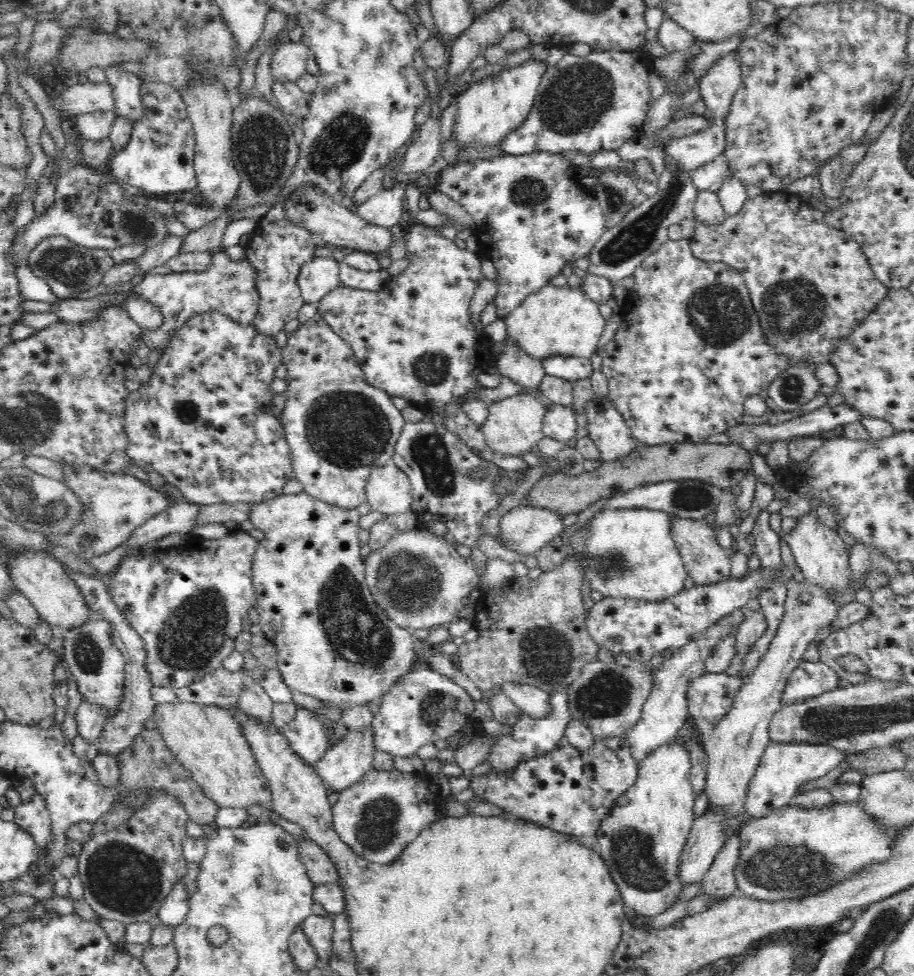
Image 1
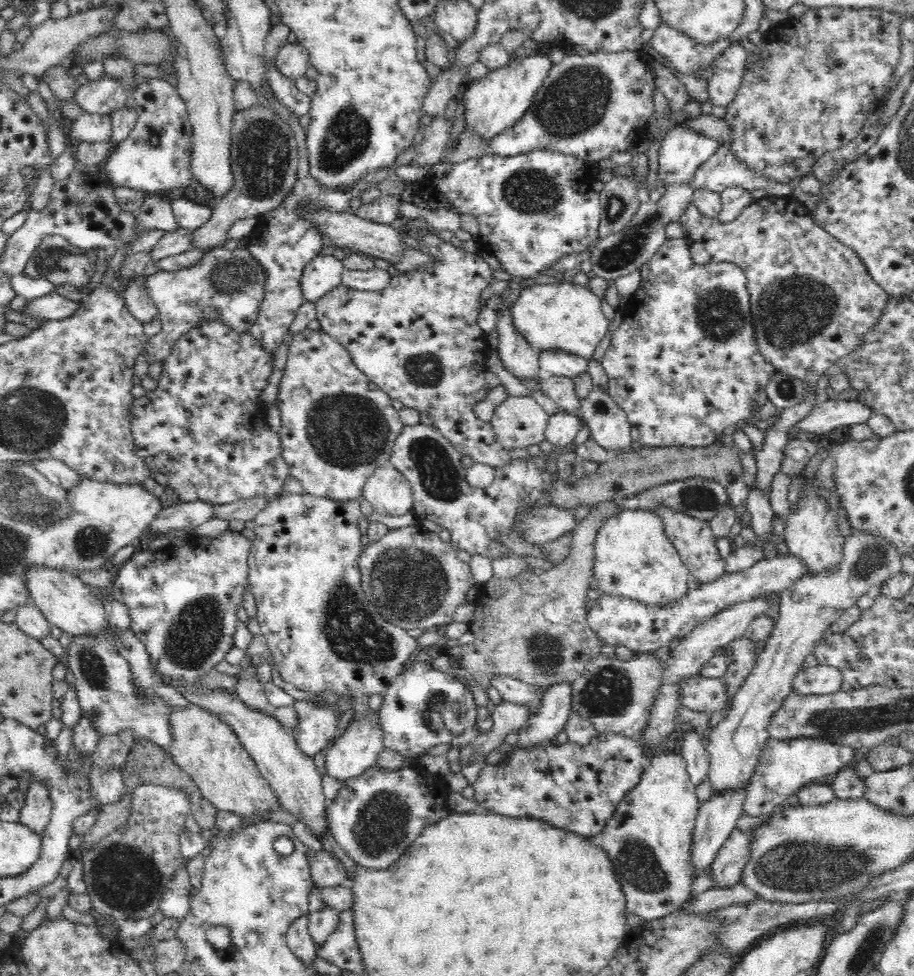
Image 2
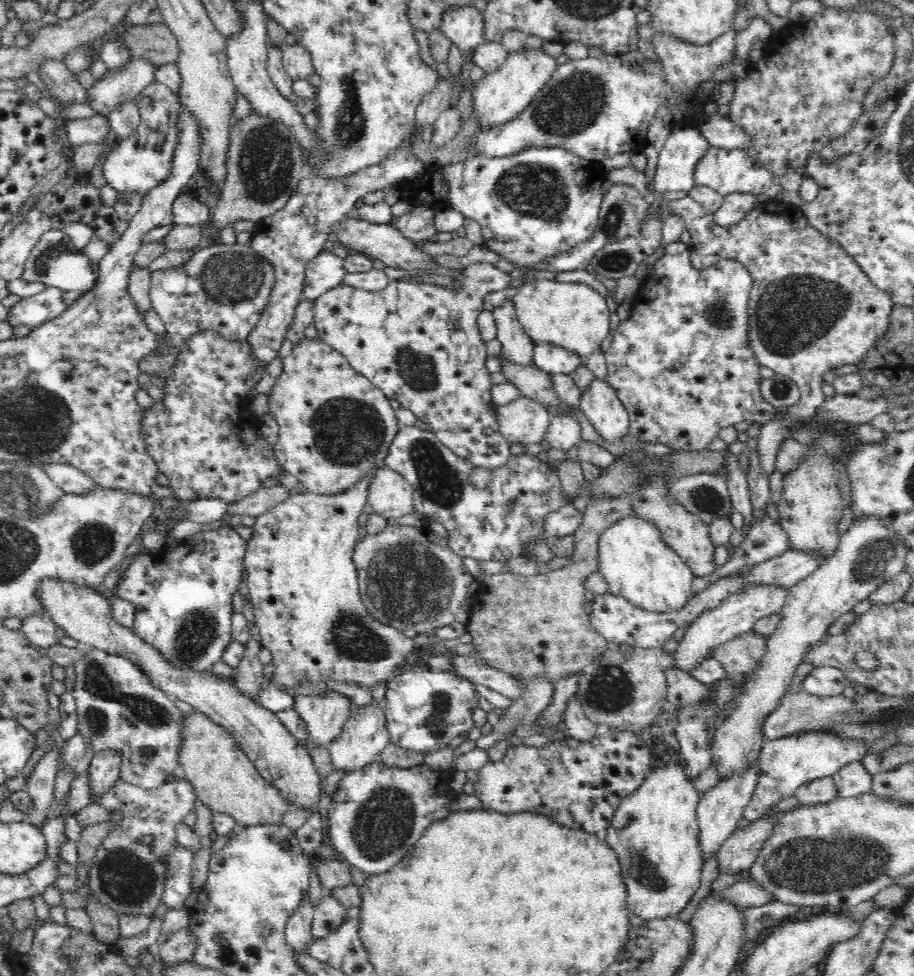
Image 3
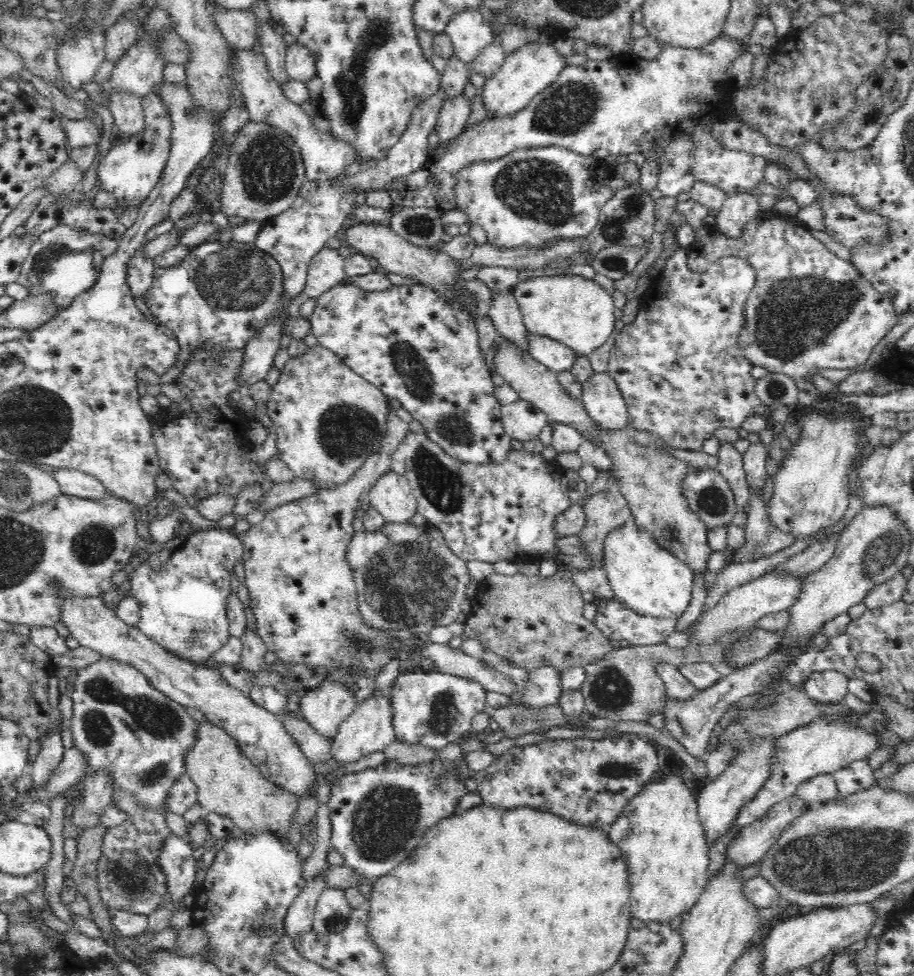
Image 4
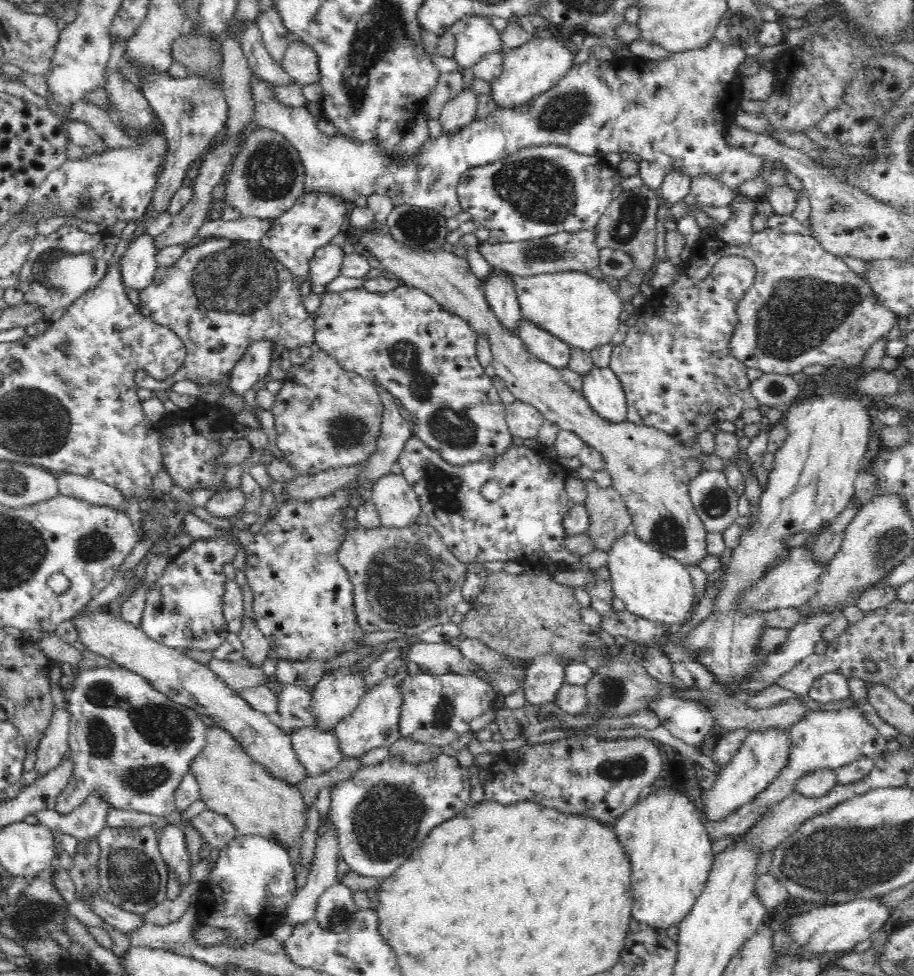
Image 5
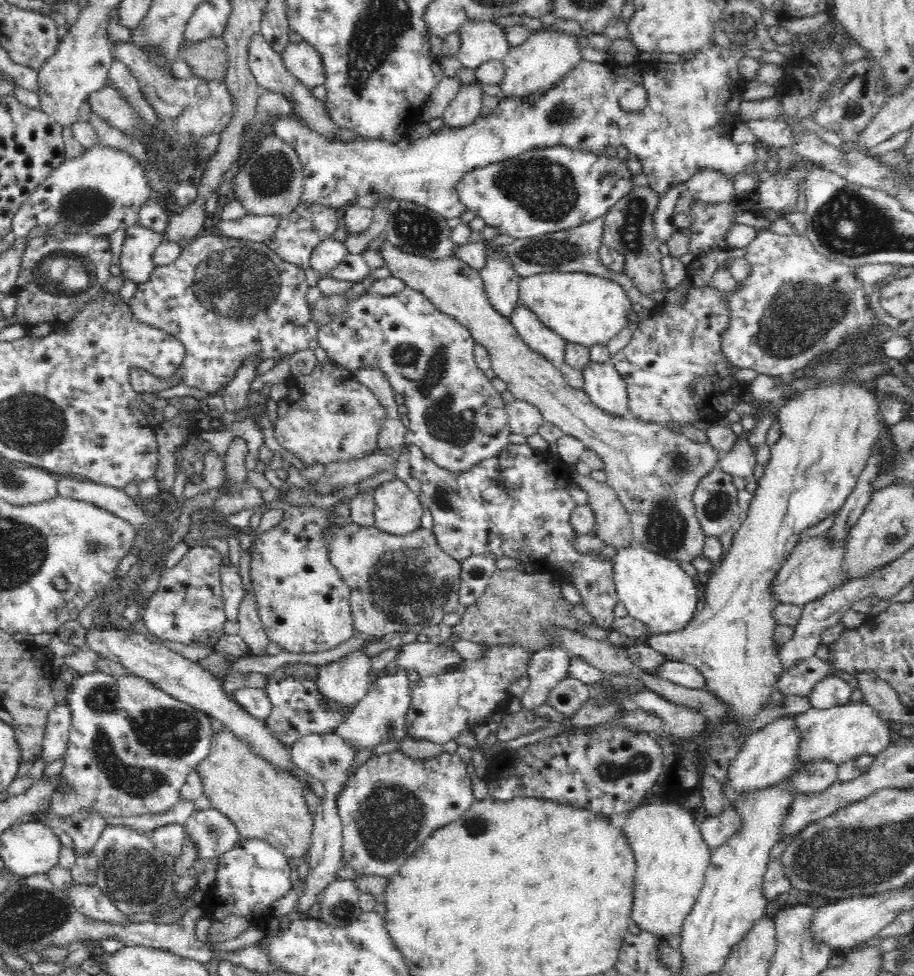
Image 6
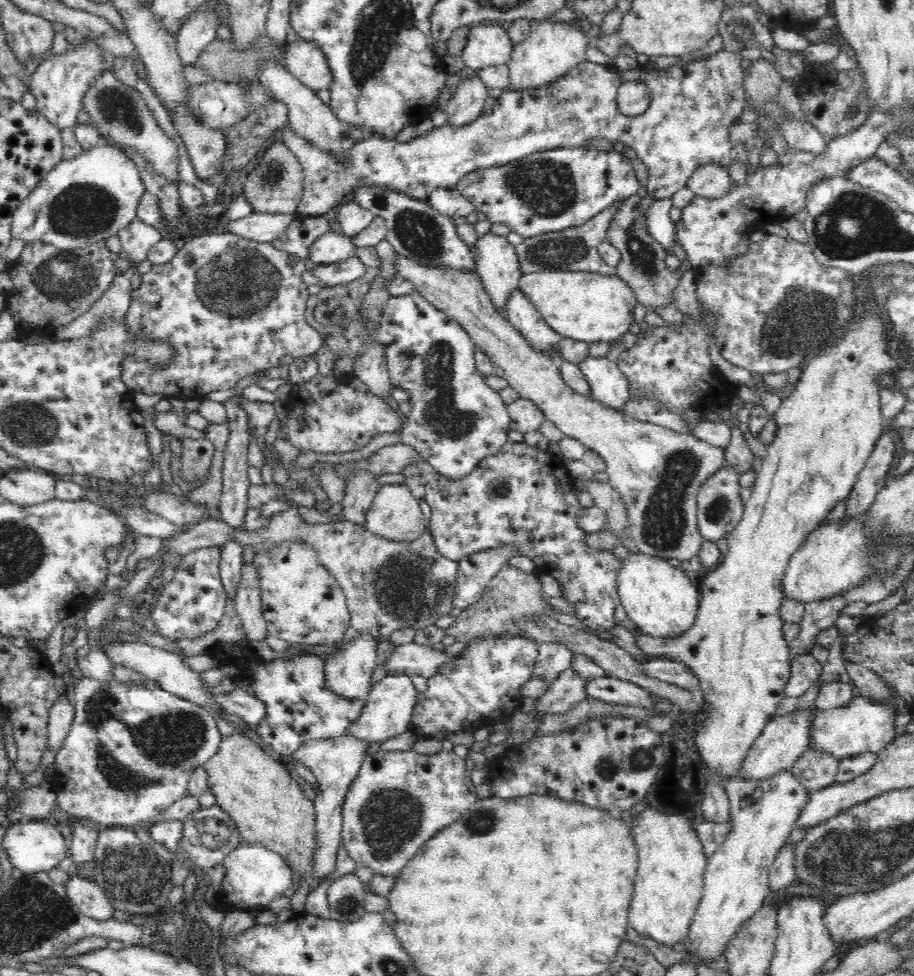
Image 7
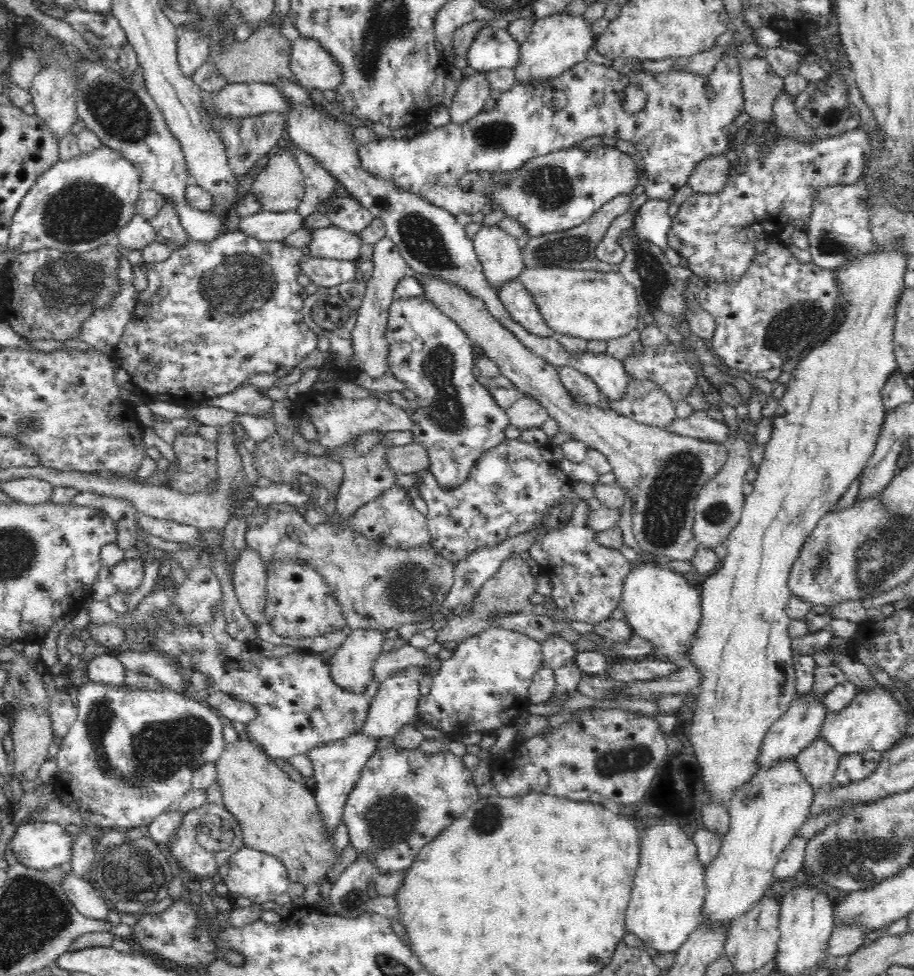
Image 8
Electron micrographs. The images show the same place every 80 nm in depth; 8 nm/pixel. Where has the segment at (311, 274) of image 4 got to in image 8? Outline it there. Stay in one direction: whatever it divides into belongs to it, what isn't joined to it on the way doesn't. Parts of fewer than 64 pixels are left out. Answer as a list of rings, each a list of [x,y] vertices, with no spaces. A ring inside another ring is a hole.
[[[335,226],[320,227],[311,236],[309,256],[324,260],[356,261],[360,258],[361,245],[358,234],[346,232]]]

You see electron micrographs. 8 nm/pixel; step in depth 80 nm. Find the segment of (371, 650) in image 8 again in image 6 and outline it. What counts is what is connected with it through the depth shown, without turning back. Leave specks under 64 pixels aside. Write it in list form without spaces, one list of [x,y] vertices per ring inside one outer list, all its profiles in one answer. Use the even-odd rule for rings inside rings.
[[[361,648],[323,665],[316,687],[329,712],[352,712],[368,694],[370,657]]]

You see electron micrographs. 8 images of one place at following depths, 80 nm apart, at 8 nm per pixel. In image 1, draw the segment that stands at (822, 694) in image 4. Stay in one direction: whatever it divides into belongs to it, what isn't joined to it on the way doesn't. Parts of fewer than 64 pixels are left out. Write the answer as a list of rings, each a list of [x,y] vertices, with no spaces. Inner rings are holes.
[[[802,659],[789,674],[779,706],[788,706],[814,699],[824,692],[838,688],[839,676],[822,661],[808,662]]]

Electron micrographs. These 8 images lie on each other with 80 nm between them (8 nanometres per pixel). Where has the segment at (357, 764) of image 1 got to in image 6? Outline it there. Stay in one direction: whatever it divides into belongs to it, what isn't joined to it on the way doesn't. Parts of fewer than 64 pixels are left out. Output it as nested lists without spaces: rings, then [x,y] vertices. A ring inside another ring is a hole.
[[[399,667],[396,674],[377,677],[372,682],[368,694],[349,715],[335,728],[335,733],[344,739],[357,753],[384,744],[384,742],[400,742],[407,734],[404,721],[410,705],[409,681],[406,669]]]

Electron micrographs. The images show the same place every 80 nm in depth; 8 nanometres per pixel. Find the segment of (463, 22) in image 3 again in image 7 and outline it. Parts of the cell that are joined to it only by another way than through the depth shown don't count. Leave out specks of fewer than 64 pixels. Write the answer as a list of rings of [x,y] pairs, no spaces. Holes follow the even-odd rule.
[[[473,24],[468,30],[460,57],[465,66],[480,72],[488,65],[508,62],[513,42],[502,25]]]

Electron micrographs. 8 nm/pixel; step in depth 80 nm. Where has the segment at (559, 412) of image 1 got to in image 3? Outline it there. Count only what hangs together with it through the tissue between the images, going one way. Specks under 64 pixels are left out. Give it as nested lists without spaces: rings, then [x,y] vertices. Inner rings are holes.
[[[566,414],[555,415],[551,417],[545,439],[551,448],[568,451],[581,442],[580,432],[580,423],[576,417]]]

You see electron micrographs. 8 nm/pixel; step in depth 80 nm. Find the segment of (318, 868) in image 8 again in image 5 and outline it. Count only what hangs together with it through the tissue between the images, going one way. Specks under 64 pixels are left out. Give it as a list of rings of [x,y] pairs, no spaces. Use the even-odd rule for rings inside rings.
[[[206,728],[205,743],[189,764],[189,771],[199,784],[205,807],[228,817],[237,828],[238,835],[268,837],[286,848],[302,844],[307,809],[298,787],[272,778],[223,728]]]

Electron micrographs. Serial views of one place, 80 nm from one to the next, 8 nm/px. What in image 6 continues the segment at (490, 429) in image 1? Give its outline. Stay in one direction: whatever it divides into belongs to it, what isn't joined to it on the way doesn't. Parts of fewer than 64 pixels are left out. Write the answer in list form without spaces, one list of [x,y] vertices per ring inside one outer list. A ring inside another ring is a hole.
[[[518,399],[507,402],[506,410],[509,427],[514,434],[522,434],[526,437],[535,435],[543,423],[542,413],[528,402]]]

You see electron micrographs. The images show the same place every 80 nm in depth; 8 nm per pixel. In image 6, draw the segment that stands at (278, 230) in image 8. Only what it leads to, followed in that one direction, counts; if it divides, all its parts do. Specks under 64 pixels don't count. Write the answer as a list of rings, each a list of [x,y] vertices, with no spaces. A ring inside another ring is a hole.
[[[247,215],[240,220],[219,221],[213,228],[204,230],[204,233],[214,232],[228,238],[262,243],[274,234],[280,224],[280,219],[269,215]]]

